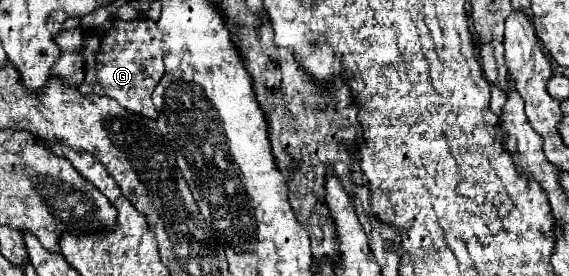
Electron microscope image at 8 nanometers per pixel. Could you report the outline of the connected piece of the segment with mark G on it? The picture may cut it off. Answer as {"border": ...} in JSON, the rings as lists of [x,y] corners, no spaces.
{"border":[[[113,20],[113,30],[93,34],[83,34],[79,28],[63,30],[55,34],[55,42],[61,50],[81,48],[81,54],[87,60],[85,80],[79,86],[81,94],[111,96],[131,112],[143,114],[153,120],[157,118],[151,94],[159,84],[161,76],[165,74],[165,66],[163,66],[163,42],[157,34],[157,24],[153,20],[137,20],[127,24]]]}

